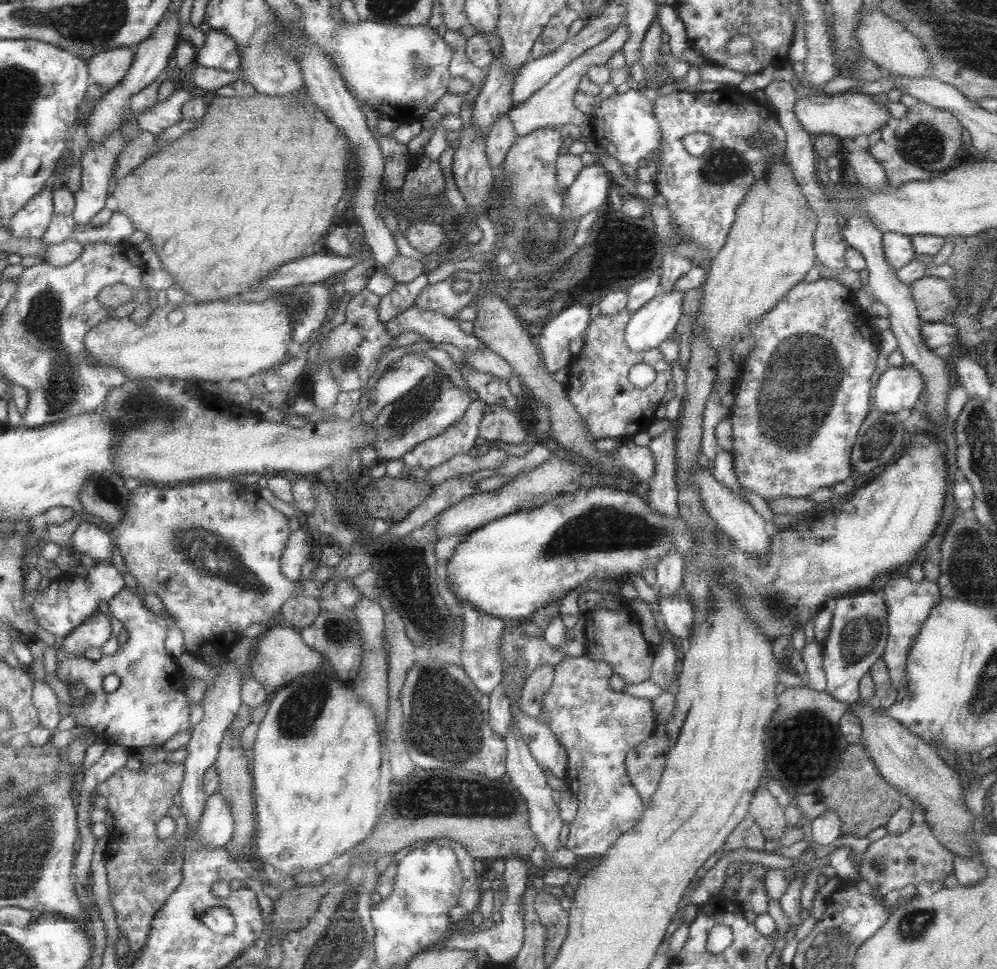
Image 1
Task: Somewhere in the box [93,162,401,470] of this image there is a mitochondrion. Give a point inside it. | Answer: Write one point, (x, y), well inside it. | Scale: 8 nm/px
(143, 407)

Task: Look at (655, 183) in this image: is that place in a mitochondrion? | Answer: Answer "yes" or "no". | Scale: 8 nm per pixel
no

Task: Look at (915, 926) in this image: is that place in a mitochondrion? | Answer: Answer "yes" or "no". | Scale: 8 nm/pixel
yes

